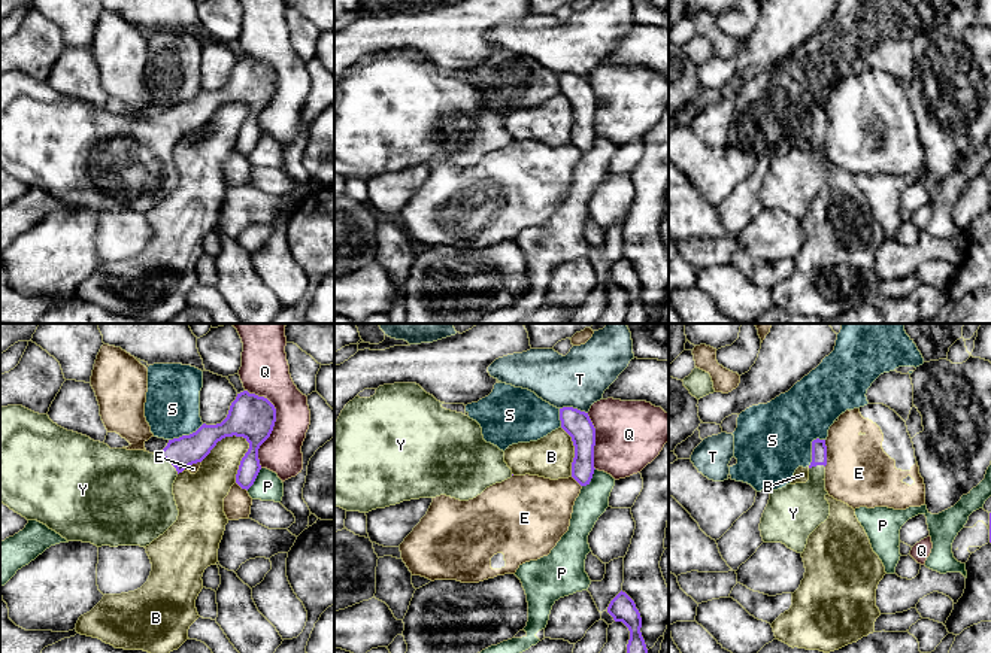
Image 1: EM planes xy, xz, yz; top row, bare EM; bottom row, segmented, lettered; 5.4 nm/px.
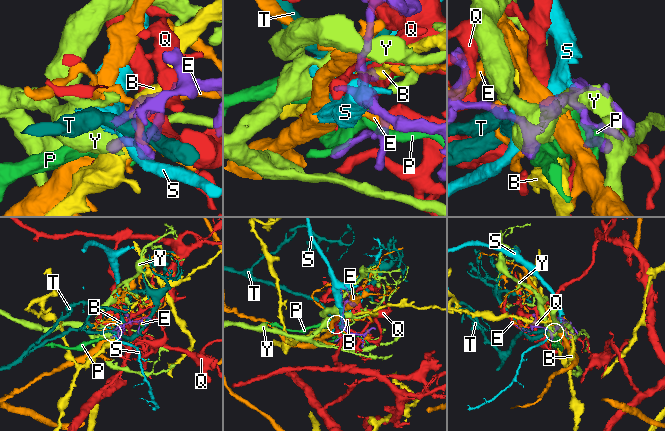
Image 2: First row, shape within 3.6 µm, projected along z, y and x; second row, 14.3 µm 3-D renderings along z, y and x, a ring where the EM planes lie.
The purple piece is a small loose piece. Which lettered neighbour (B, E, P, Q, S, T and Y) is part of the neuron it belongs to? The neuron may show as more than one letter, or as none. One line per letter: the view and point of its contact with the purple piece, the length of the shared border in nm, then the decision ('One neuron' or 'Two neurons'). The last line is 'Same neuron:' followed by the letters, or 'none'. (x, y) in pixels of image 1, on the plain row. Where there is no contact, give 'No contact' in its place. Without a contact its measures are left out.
B: Touches purple at xy (224, 103). Shared border 280 nm. Two neurons
E: Touches purple at yz (826, 120). Shared border 140 nm. Two neurons
P: Touches purple at xy (255, 143). Shared border 150 nm. Two neurons
Q: Touches purple at xy (275, 87). Shared border 440 nm. Two neurons
S: Touches purple at yz (812, 114). Shared border 180 nm. Two neurons
T: Touches purple at xz (572, 73). Shared border 160 nm. Two neurons
Y: Touches purple at xy (167, 125). Shared border 160 nm. One neuron
Same neuron: Y

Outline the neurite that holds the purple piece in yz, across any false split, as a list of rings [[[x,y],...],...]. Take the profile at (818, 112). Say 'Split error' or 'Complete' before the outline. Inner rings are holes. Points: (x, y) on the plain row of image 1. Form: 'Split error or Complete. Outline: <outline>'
Split error. Outline: [[[816,104],[812,107],[809,146],[770,158],[760,189],[764,209],[782,209],[797,219],[804,218],[809,201],[830,182],[825,131],[825,106]]]

